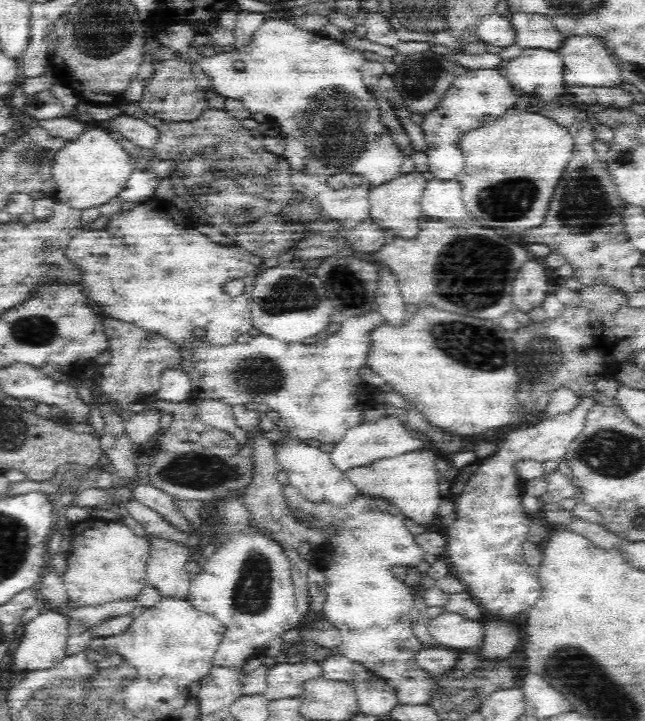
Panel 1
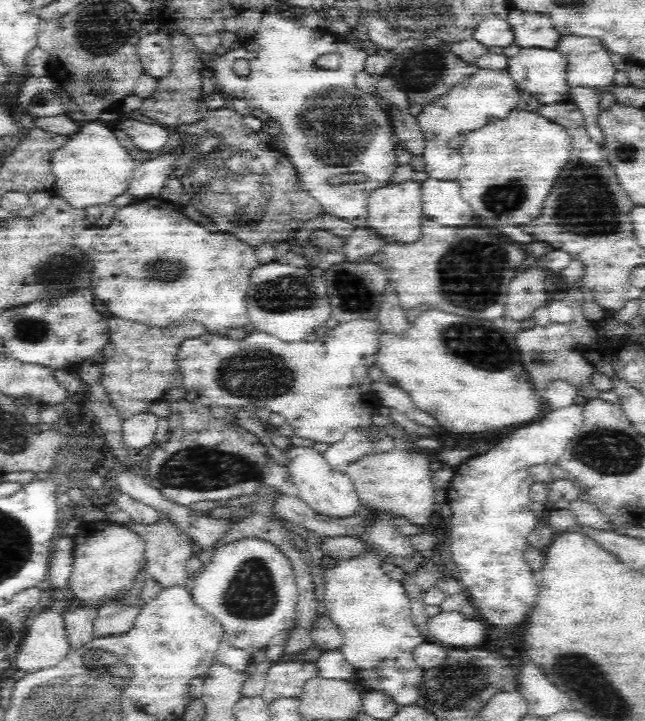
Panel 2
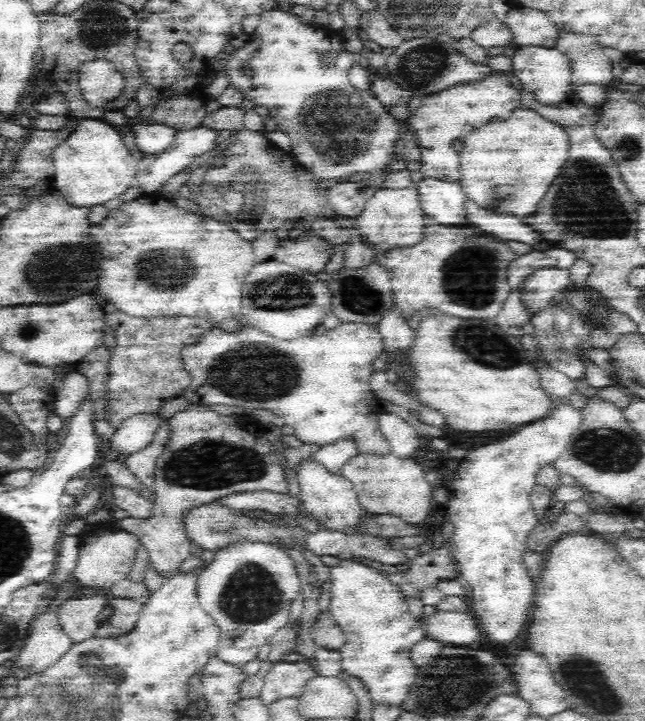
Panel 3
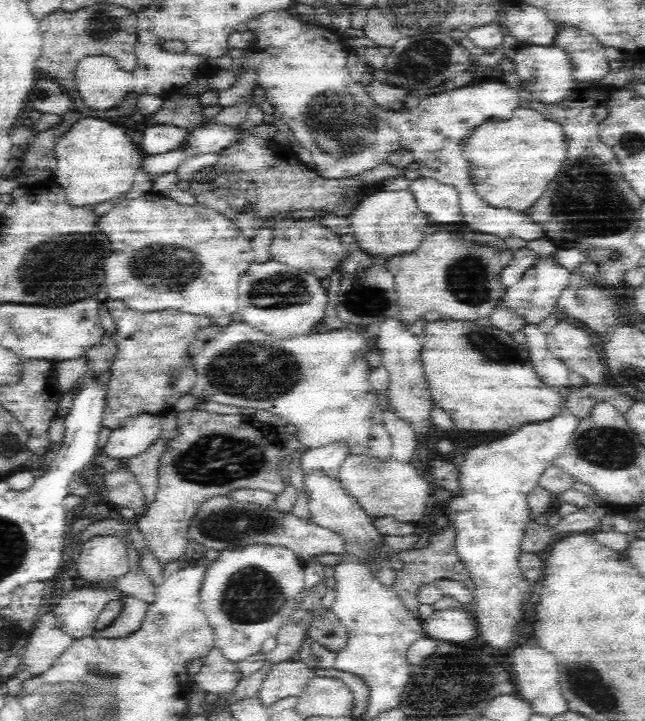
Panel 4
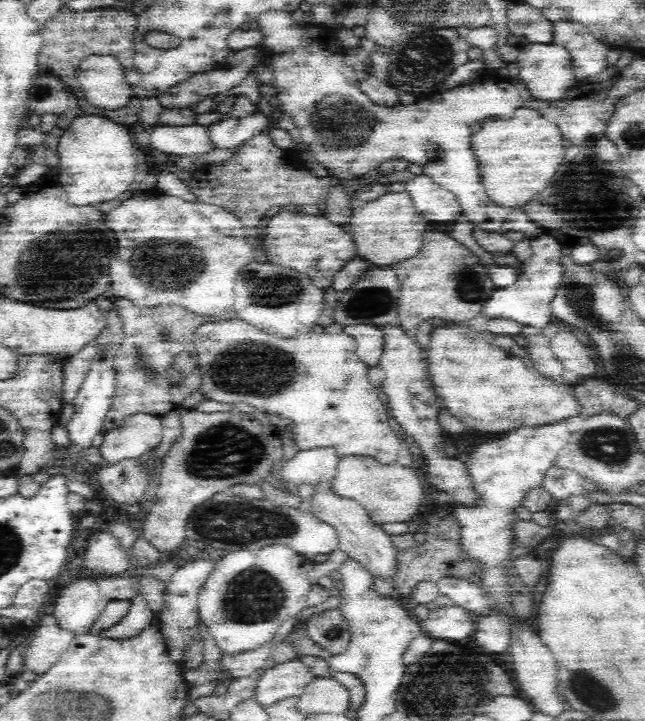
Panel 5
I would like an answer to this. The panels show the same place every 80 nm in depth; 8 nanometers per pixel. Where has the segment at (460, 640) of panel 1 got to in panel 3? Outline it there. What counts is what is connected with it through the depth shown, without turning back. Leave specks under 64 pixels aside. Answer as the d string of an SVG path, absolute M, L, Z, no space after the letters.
M436 611L422 622L426 639L442 644L472 644L479 642L481 631L471 612Z

